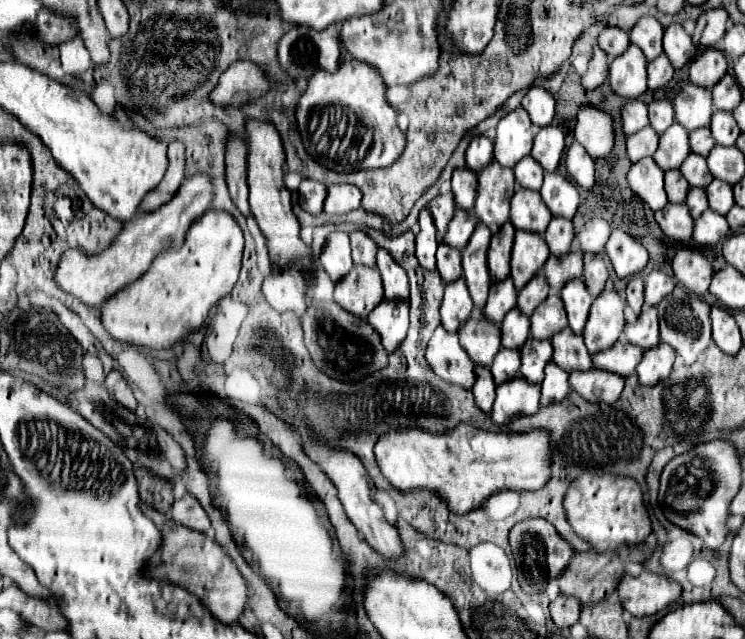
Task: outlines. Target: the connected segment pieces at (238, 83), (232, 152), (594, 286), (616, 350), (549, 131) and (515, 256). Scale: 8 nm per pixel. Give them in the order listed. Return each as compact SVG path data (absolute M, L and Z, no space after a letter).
M234 62L222 76L214 92L212 102L218 106L242 106L268 92L266 76L262 68L252 62Z
M230 134L230 142L226 146L226 182L232 202L244 214L244 218L250 218L248 184L246 184L246 166L248 166L246 152L248 152L246 144Z
M598 256L586 258L584 260L584 282L594 298L602 292L606 280L608 280L608 268L606 268L604 260Z
M616 342L612 348L592 356L594 368L614 372L624 378L634 374L640 360L642 360L642 350L634 344L622 344L622 342Z
M550 124L546 128L540 128L538 134L534 136L534 146L530 156L546 172L554 172L562 158L562 150L564 150L564 130L556 124Z
M518 230L514 234L514 246L512 246L512 260L510 260L510 278L514 280L516 290L526 286L534 274L538 274L550 256L550 250L546 248L546 242L540 234L530 234L524 230Z

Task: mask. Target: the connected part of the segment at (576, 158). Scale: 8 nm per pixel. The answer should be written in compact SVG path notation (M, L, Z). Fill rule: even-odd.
M574 142L566 152L566 170L578 186L582 188L594 186L594 160L586 154L586 150L578 142Z

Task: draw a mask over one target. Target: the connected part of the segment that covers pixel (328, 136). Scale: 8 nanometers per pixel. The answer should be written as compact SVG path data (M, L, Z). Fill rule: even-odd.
M342 62L332 74L316 70L296 106L296 124L306 152L334 172L386 168L398 160L406 136L396 126L398 112L386 102L382 76L364 62Z

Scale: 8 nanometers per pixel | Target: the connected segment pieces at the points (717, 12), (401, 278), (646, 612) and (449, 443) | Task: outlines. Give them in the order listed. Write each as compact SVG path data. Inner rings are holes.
M712 8L704 10L698 20L696 20L696 30L692 34L692 40L696 48L710 48L718 44L718 40L726 32L726 22L728 22L728 12L722 8Z
M384 248L378 250L376 266L380 270L382 284L384 284L384 300L390 300L390 302L408 300L408 276L402 270L402 266L398 266Z
M646 570L638 576L624 572L618 580L616 594L624 610L632 616L652 616L680 598L680 586L666 576L656 576Z
M460 424L456 430L448 434L428 434L424 430L402 430L390 432L376 442L376 460L382 474L396 490L410 488L430 488L438 492L456 514L466 514L482 506L492 494L502 490L538 490L550 480L550 436L546 430L532 430L526 434L510 434L510 432L486 432L474 428L470 424Z

